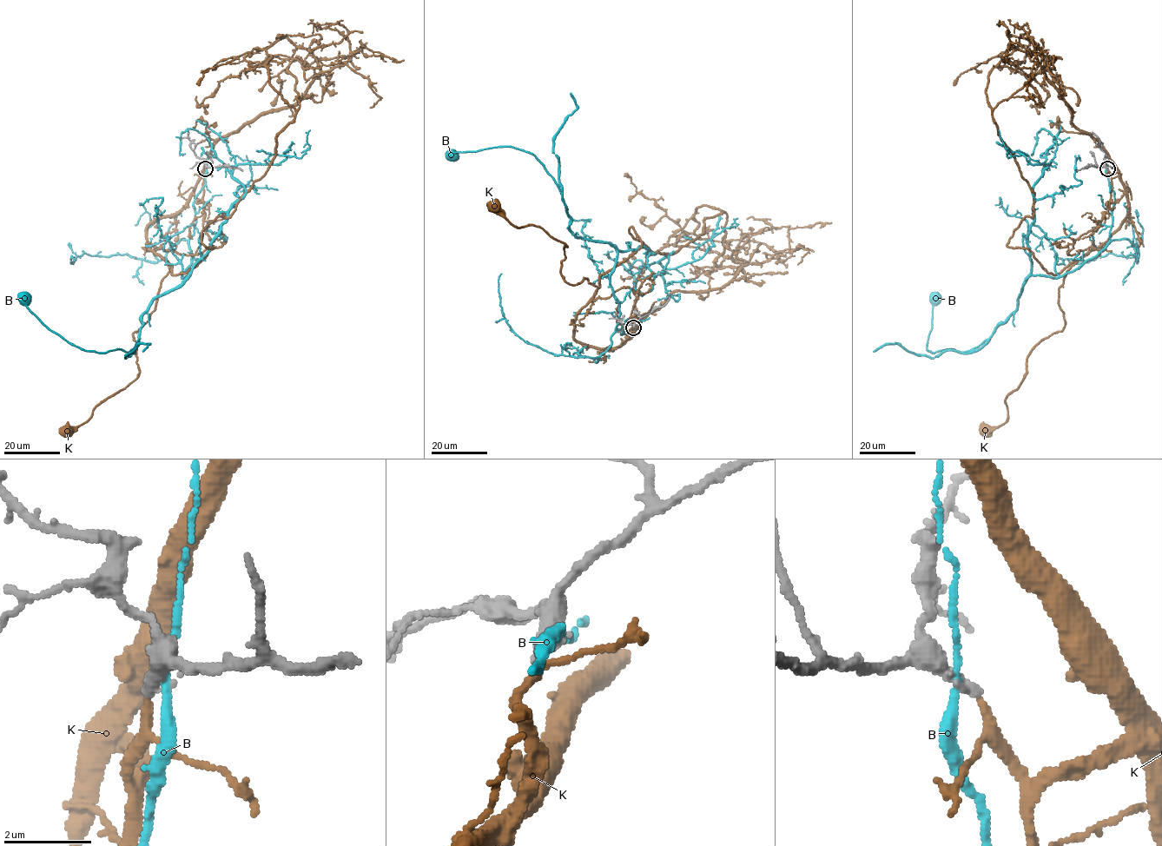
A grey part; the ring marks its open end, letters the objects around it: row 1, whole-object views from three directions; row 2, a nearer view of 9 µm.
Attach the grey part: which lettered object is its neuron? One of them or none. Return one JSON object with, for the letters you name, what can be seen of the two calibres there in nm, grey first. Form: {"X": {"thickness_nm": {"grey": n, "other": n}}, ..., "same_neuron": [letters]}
{"K": {"thickness_nm": {"grey": 240, "other": 150}}, "same_neuron": ["K"]}

